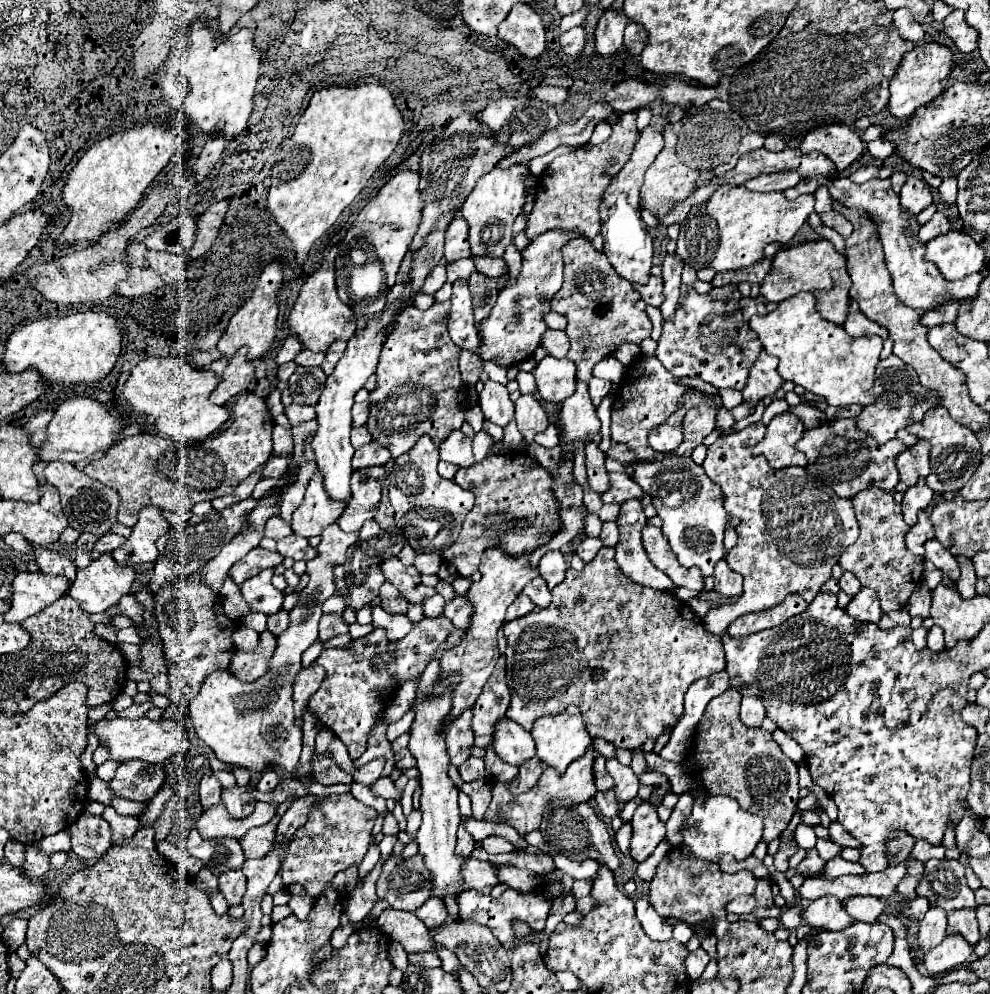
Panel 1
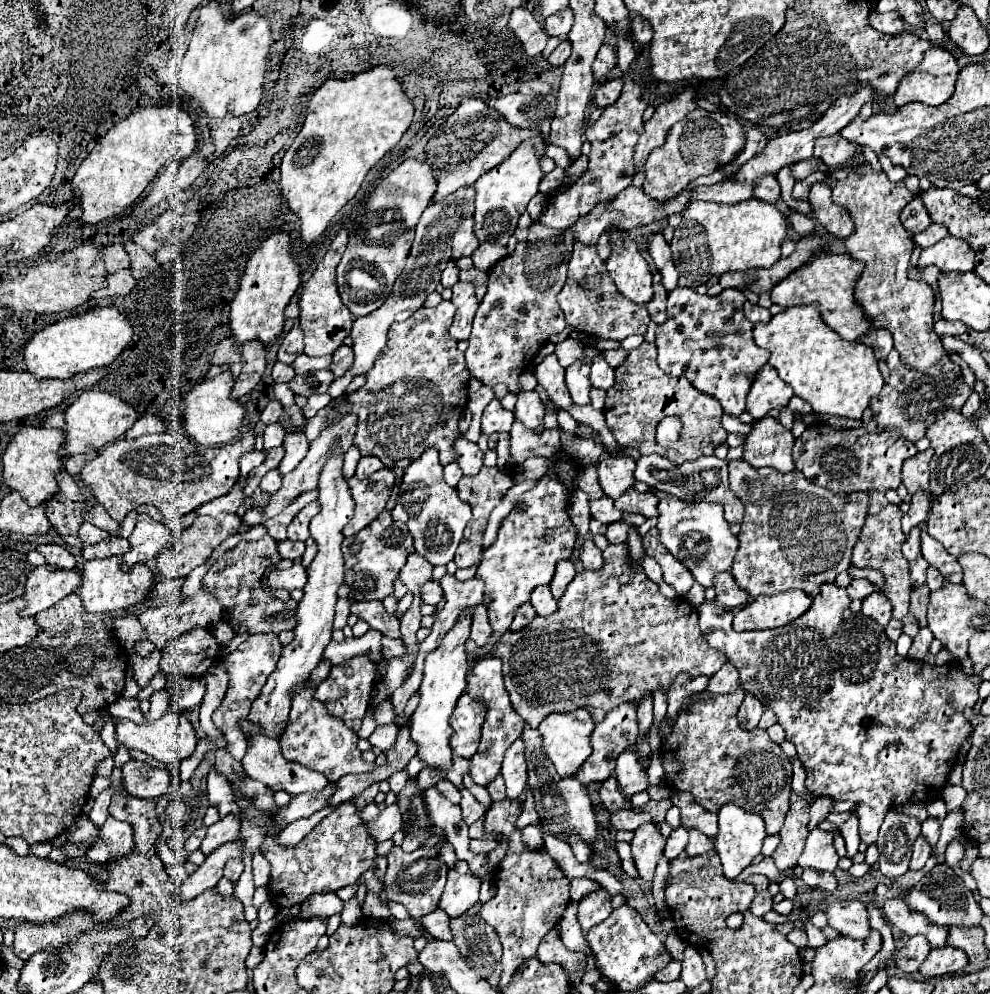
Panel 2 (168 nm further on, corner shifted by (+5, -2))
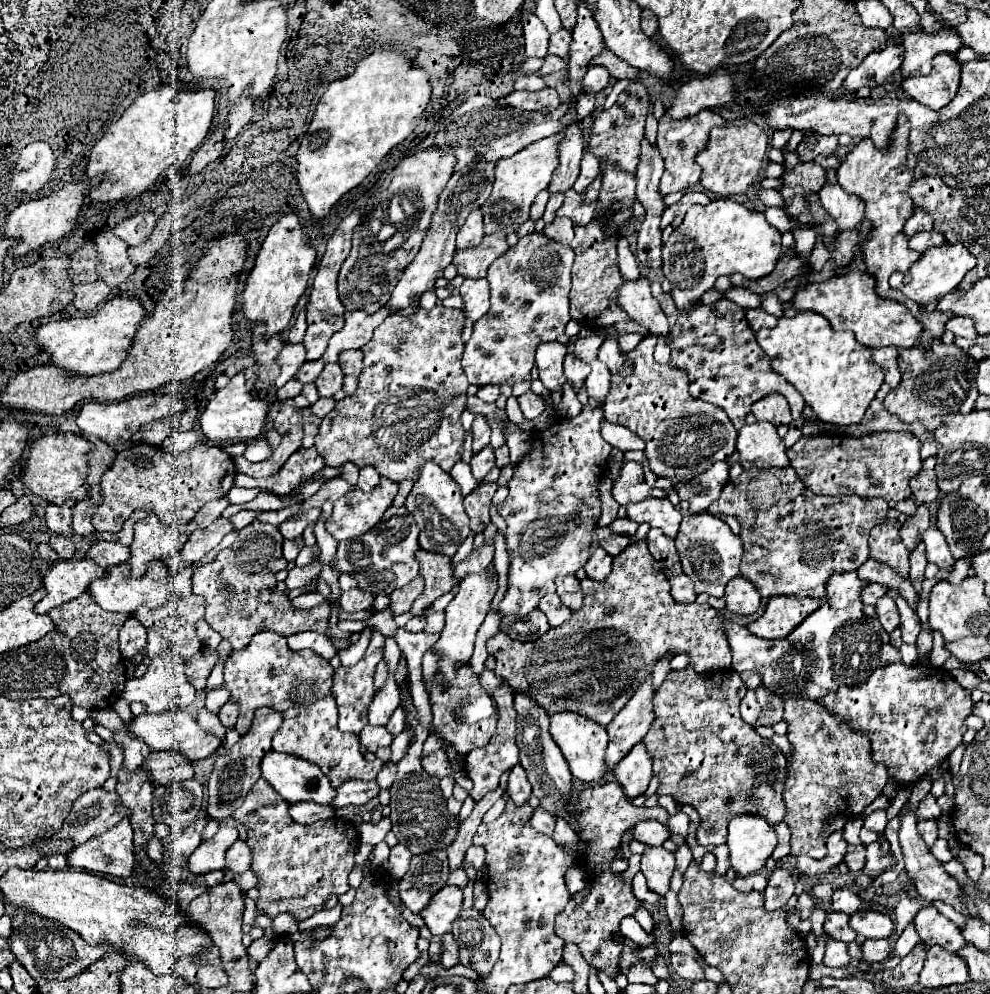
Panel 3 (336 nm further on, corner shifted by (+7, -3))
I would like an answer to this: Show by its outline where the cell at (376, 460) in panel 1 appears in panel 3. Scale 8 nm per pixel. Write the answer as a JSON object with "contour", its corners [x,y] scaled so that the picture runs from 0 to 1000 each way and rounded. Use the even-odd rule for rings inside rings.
{"contour":[[[367,470],[363,474],[363,486],[361,486],[363,492],[373,496],[381,486],[383,486],[383,474],[379,474],[379,470]]]}

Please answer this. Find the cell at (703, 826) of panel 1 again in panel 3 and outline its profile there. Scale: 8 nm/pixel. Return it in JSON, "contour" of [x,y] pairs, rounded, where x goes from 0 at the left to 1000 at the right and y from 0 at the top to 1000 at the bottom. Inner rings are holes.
{"contour":[[[744,820],[736,828],[736,866],[744,880],[767,876],[785,850],[781,832],[769,820]]]}

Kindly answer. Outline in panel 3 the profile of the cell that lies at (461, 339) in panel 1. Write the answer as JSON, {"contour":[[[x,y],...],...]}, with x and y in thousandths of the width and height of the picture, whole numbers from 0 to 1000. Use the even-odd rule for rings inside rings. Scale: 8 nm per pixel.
{"contour":[[[470,281],[464,295],[468,299],[468,317],[472,321],[482,323],[494,313],[492,281]]]}

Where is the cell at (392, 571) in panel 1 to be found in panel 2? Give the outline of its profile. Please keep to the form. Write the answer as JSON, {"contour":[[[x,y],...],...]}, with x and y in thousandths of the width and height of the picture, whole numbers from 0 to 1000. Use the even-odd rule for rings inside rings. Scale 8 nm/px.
{"contour":[[[441,584],[431,586],[431,588],[425,592],[425,600],[427,600],[427,606],[429,606],[429,608],[443,608],[445,602],[447,602],[447,596],[445,596],[443,586],[441,586]]]}

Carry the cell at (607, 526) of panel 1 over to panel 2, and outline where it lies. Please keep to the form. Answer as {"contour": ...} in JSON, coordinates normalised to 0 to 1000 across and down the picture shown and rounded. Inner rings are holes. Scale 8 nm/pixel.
{"contour":[[[625,523],[625,525],[613,529],[611,539],[613,539],[613,543],[615,543],[617,547],[629,547],[629,545],[633,543],[633,537],[635,537],[633,533],[635,533],[635,527],[631,527],[629,523]]]}

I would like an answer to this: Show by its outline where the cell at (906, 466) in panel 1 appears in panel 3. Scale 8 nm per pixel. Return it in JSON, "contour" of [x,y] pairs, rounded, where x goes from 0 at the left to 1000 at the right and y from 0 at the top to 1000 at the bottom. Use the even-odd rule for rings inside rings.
{"contour":[[[936,460],[932,464],[932,470],[928,474],[928,478],[920,480],[920,494],[926,506],[940,506],[946,502],[948,492],[946,492],[946,480],[944,480],[944,460]]]}

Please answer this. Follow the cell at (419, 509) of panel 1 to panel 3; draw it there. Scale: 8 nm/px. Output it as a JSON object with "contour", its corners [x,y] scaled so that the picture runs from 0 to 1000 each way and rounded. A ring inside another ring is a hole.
{"contour":[[[431,464],[427,470],[423,470],[423,480],[409,502],[409,510],[423,530],[423,548],[429,554],[458,560],[474,538],[474,520],[468,512],[468,498],[464,488],[437,464]]]}

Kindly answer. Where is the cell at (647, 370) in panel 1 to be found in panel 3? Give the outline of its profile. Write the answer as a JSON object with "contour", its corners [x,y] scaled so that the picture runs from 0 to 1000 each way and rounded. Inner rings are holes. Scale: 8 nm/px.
{"contour":[[[654,337],[633,355],[639,365],[639,375],[617,381],[617,393],[611,403],[611,422],[633,428],[652,444],[652,458],[664,480],[698,482],[718,470],[720,464],[736,464],[742,454],[744,434],[728,409],[698,401],[694,393],[696,381],[690,373],[678,367],[666,367],[660,361],[662,345],[664,339]]]}

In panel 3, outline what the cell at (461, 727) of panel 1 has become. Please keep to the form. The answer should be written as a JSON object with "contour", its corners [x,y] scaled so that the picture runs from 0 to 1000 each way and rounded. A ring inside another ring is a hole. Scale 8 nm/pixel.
{"contour":[[[474,669],[462,673],[462,683],[454,693],[447,695],[443,691],[443,681],[439,681],[439,685],[431,691],[431,697],[435,701],[439,735],[443,735],[443,739],[449,741],[466,760],[472,760],[474,756],[488,752],[500,737],[502,731],[500,705],[496,703],[496,699],[492,699],[492,695],[488,695],[482,679]]]}

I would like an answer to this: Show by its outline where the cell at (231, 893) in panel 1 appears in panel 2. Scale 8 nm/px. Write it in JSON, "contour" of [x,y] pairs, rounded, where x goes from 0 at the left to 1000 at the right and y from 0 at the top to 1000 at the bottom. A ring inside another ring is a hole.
{"contour":[[[231,863],[231,867],[227,869],[227,883],[231,883],[235,889],[241,885],[245,877],[245,865],[243,863]]]}

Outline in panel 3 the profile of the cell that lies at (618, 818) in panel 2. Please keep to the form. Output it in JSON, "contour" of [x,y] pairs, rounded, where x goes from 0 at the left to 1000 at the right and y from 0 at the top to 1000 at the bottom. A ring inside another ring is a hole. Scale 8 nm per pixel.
{"contour":[[[656,824],[637,832],[637,840],[641,846],[654,848],[654,850],[668,850],[676,842],[676,836],[674,836],[674,830]]]}

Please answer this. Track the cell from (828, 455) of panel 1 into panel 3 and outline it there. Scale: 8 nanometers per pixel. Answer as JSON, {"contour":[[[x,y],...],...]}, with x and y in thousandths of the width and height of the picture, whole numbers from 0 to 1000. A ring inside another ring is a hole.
{"contour":[[[890,434],[870,440],[821,438],[809,440],[797,454],[799,470],[813,490],[827,498],[870,498],[910,504],[920,498],[918,482],[928,476],[930,444],[918,434]]]}

